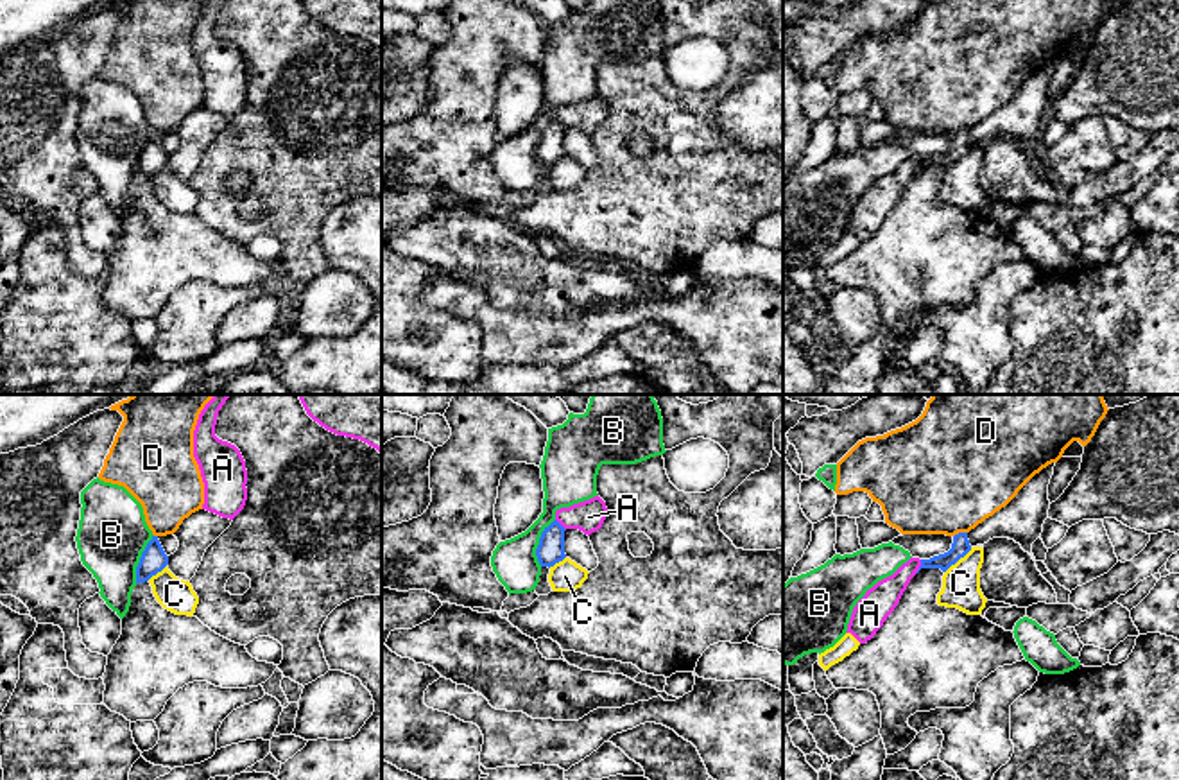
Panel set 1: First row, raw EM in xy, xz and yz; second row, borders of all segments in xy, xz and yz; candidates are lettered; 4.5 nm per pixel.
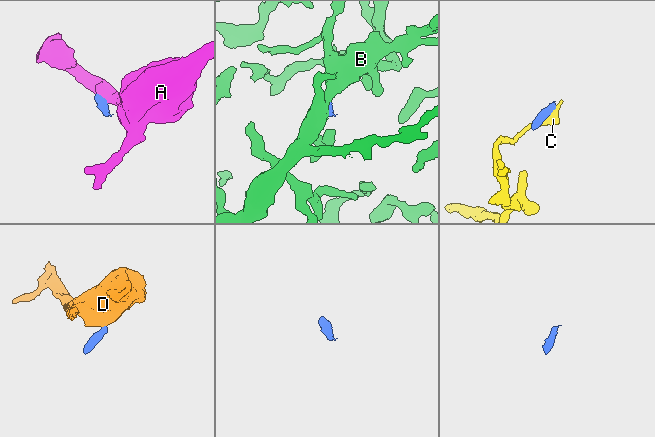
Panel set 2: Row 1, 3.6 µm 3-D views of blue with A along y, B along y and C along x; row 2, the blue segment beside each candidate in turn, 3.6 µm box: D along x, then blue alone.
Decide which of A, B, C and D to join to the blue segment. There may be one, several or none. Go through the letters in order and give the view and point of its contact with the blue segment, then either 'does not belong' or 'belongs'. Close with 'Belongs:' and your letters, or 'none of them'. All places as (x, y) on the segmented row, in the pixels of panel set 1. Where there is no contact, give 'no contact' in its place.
A: yz (920, 567) | does not belong
B: xy (140, 560) | does not belong
C: yz (957, 560) | does not belong
D: yz (959, 533) | does not belong
Belongs: none of them

